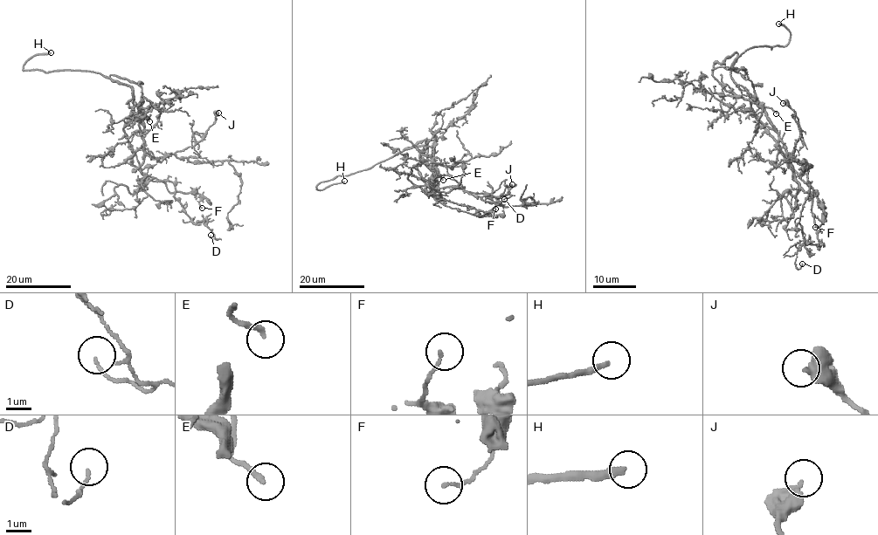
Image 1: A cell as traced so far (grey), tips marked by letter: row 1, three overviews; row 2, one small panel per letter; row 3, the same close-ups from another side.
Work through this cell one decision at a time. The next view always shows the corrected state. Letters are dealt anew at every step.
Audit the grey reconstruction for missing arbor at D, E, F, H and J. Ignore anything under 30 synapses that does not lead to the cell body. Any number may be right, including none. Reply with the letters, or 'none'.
E, H

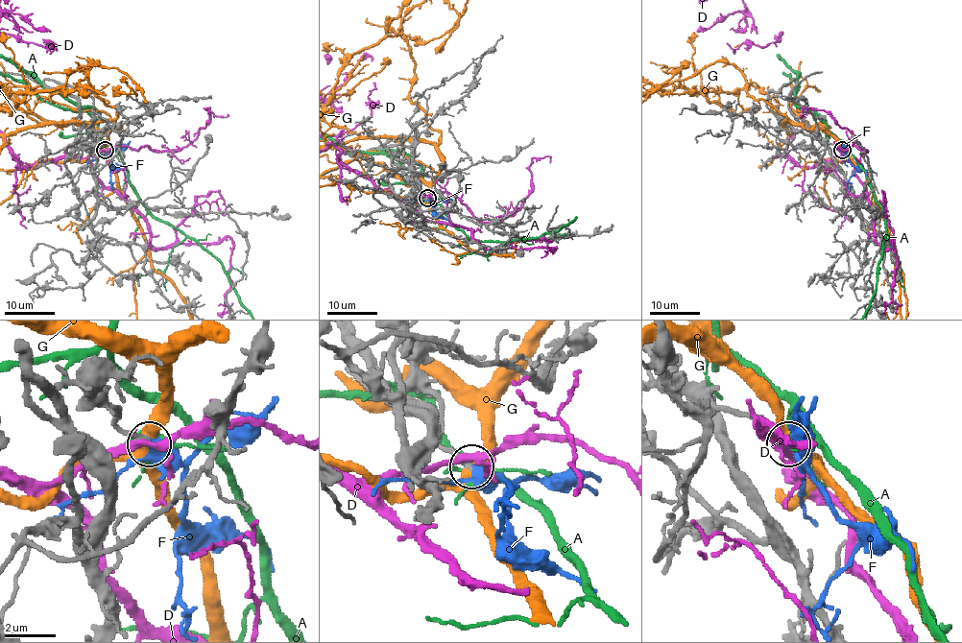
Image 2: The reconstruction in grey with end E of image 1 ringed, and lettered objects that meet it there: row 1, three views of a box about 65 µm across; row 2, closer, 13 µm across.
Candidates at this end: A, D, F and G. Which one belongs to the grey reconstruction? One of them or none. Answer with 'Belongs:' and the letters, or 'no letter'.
Belongs: F

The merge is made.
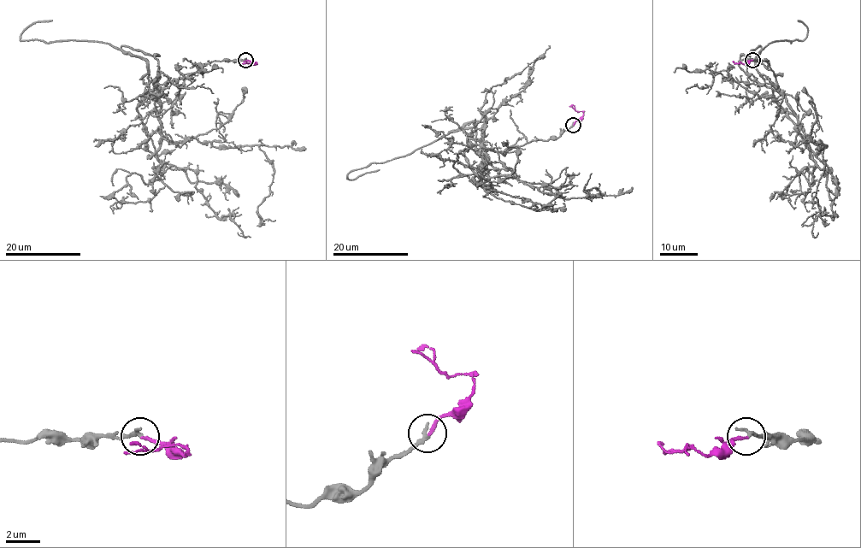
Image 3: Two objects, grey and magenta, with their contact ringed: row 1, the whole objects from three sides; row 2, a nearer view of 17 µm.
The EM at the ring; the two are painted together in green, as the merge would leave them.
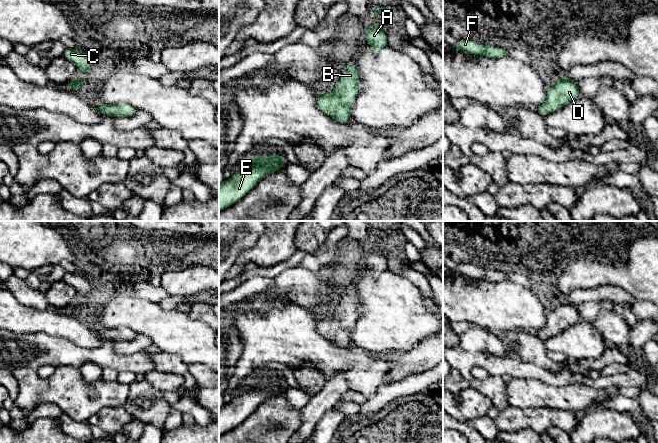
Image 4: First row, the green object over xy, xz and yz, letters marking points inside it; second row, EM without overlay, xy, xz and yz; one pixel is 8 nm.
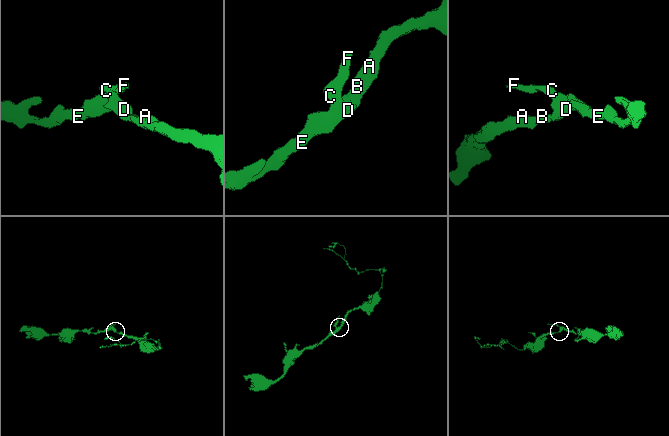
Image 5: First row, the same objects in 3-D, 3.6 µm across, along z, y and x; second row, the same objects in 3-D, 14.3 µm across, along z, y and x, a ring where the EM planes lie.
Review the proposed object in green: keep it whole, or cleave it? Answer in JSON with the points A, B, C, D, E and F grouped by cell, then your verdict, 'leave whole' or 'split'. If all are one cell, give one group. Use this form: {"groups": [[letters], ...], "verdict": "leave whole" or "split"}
{"groups": [["A", "B", "C", "D", "E", "F"]], "verdict": "leave whole"}

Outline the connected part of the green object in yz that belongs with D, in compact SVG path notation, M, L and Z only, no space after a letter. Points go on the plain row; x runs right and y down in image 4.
M563 299L562 302L547 315L546 325L535 332L535 334L544 341L547 338L559 334L579 320L580 315L577 306Z

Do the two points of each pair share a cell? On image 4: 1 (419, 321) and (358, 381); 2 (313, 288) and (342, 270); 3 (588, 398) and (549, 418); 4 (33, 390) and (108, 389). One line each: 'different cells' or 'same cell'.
1: different cells
2: different cells
3: different cells
4: same cell

